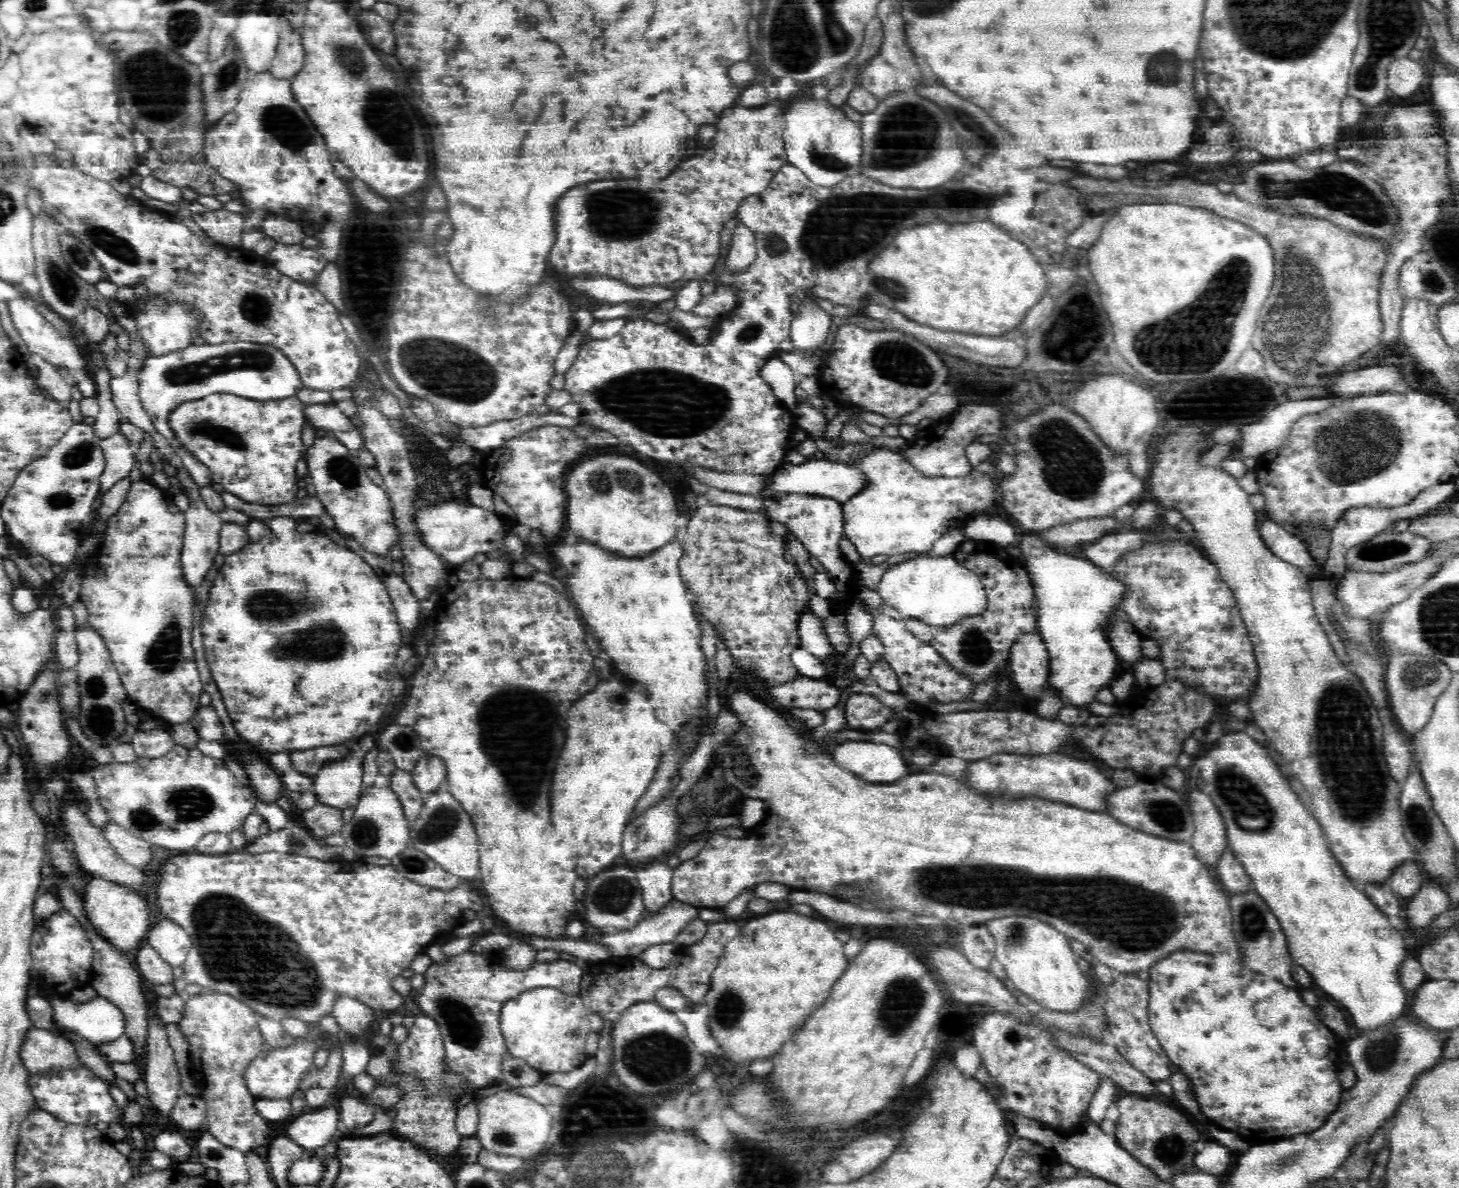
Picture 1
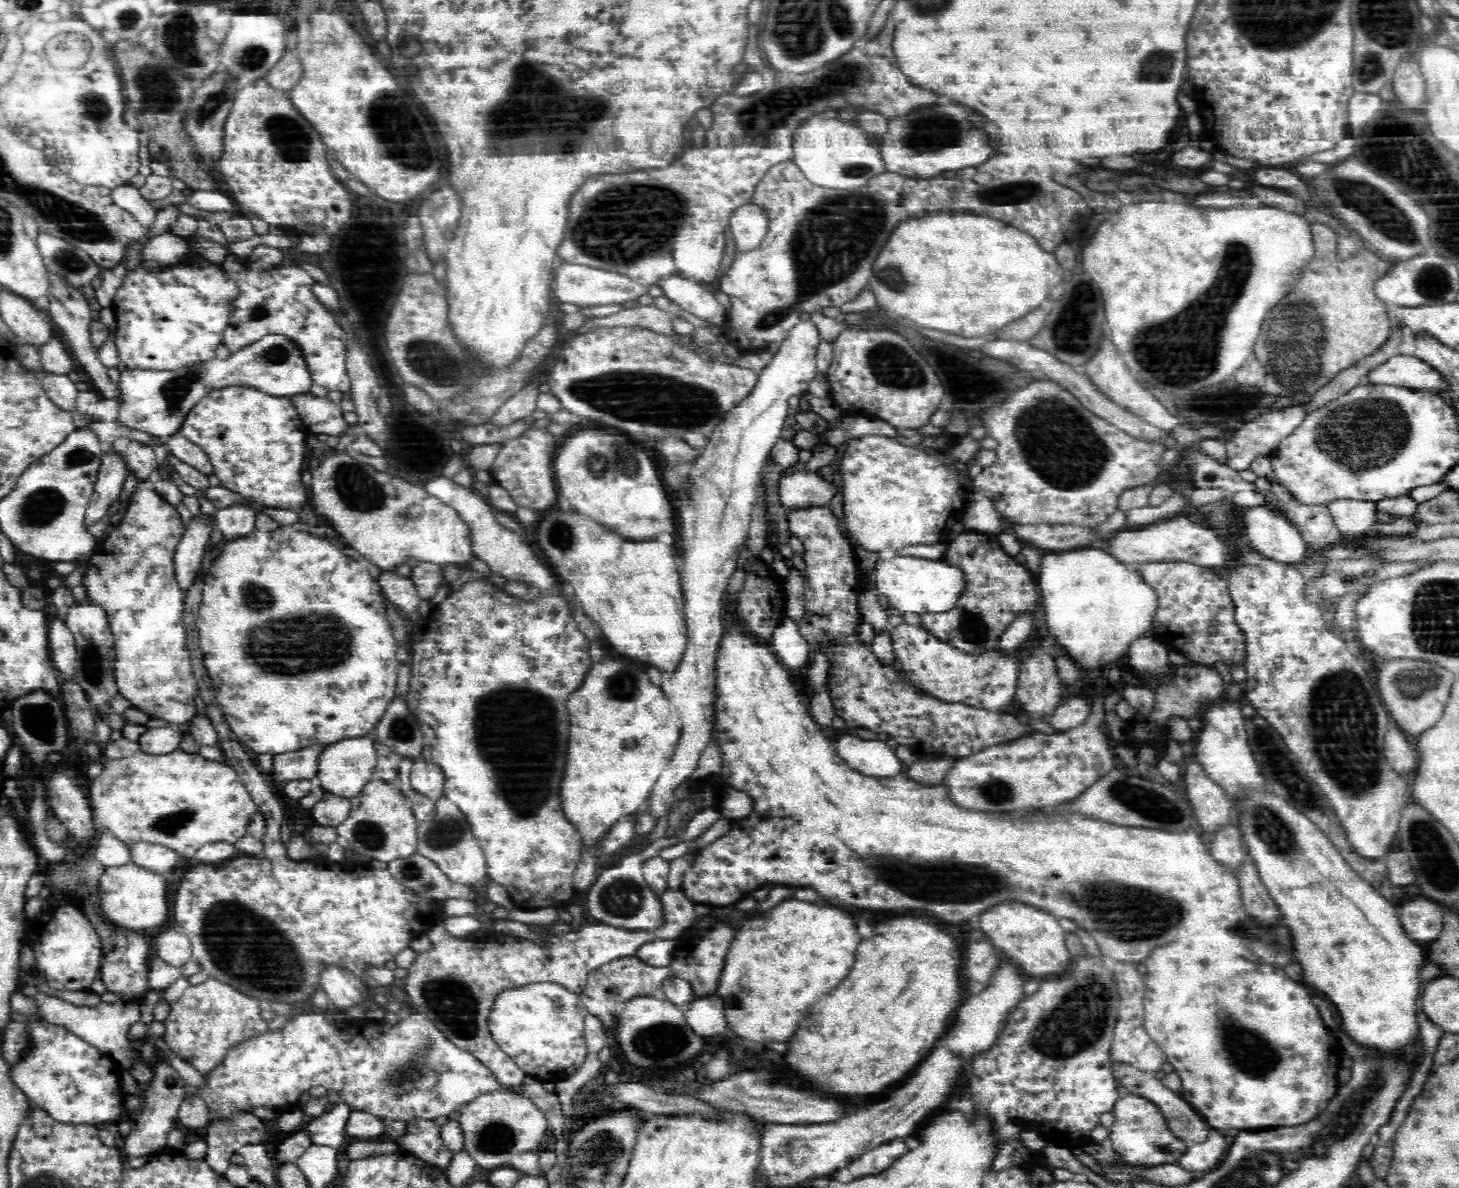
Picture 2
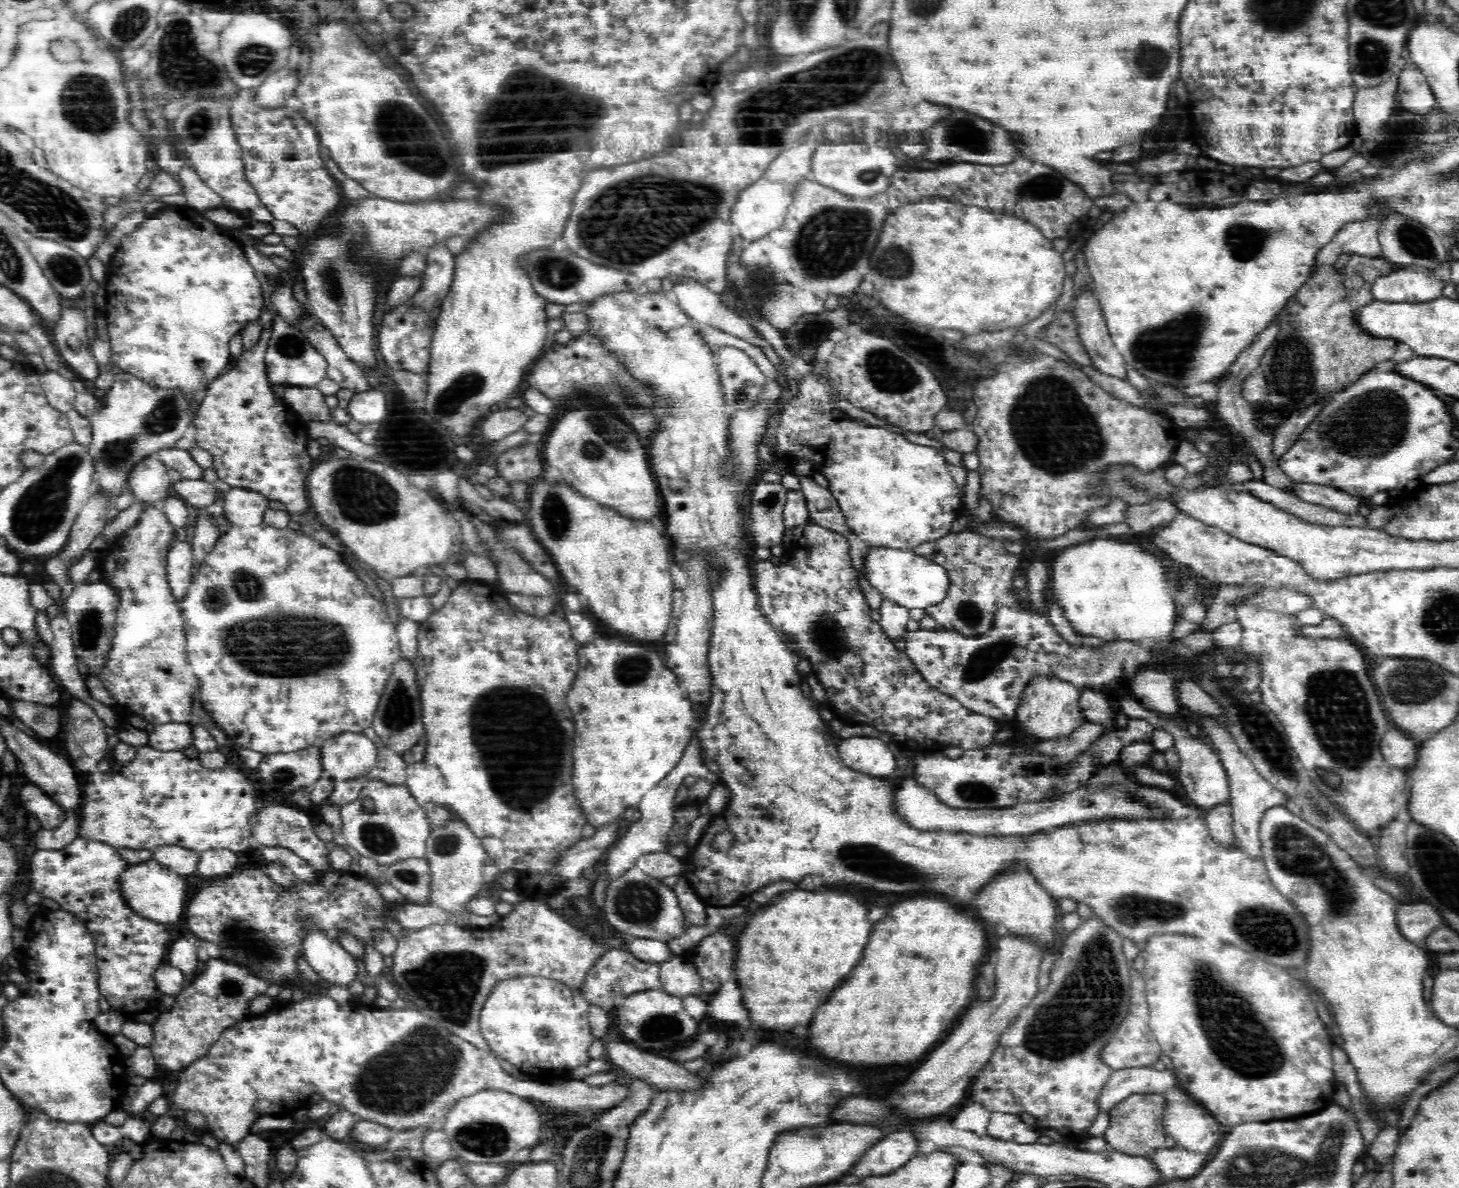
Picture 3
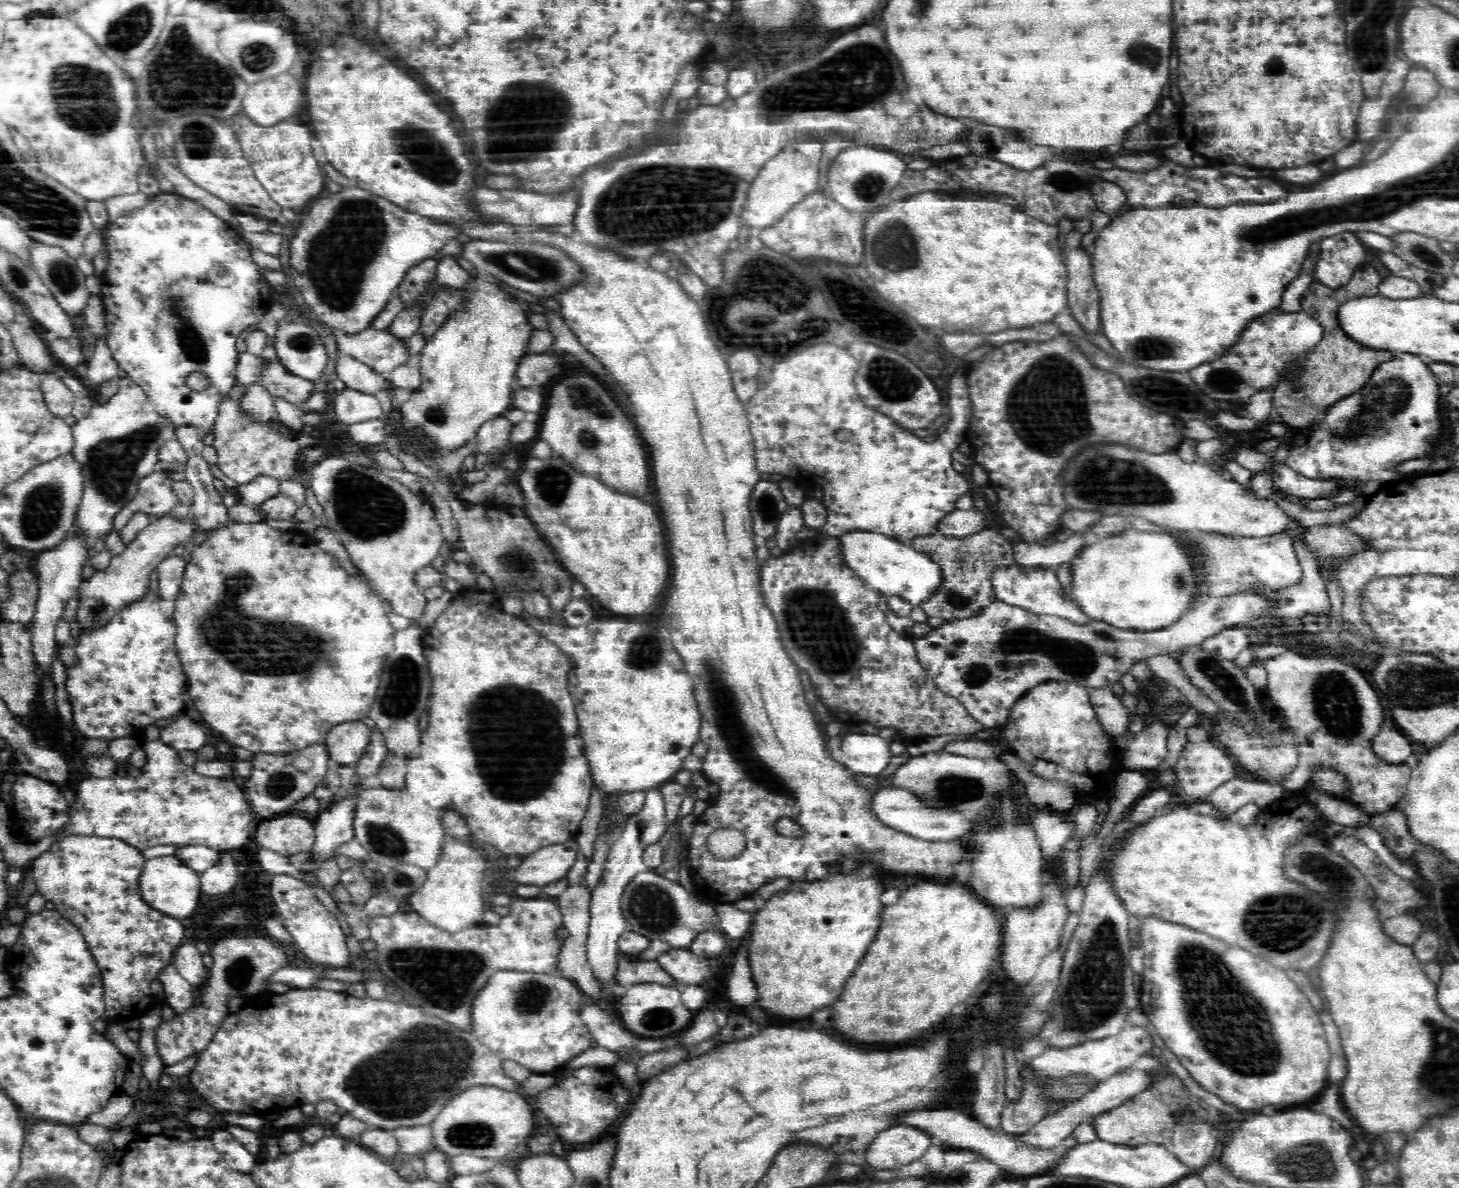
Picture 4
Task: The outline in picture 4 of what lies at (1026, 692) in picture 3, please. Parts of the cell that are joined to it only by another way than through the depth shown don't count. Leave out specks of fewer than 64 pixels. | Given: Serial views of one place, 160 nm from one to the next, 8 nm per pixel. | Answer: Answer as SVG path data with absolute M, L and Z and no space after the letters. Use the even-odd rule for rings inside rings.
M1048 679L1031 688L1011 708L1004 736L1003 741L1014 749L1020 760L1033 767L1036 775L1042 774L1070 782L1070 785L1080 793L1080 798L1084 795L1086 797L1100 795L1109 800L1111 795L1107 793L1108 781L1116 772L1125 769L1124 764L1116 759L1116 753L1112 755L1111 741L1102 733L1100 723L1094 717L1094 709L1088 702L1088 689L1074 683Z

